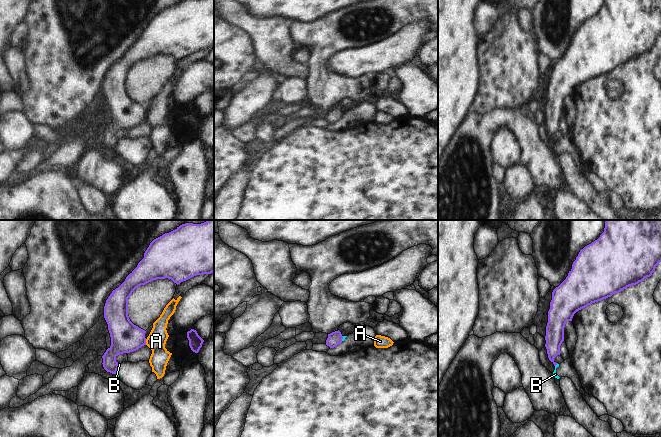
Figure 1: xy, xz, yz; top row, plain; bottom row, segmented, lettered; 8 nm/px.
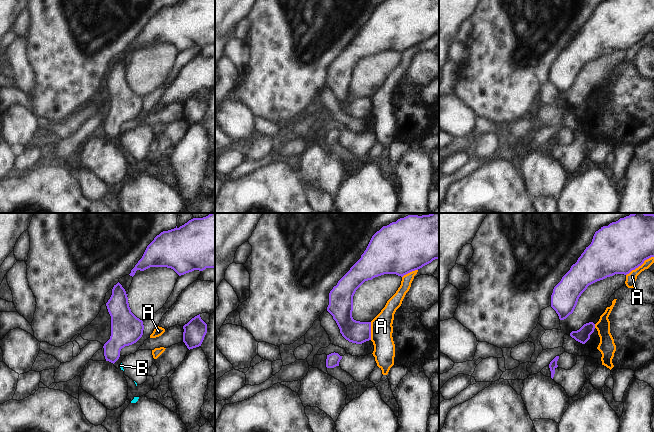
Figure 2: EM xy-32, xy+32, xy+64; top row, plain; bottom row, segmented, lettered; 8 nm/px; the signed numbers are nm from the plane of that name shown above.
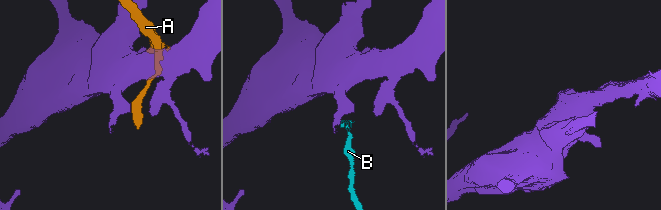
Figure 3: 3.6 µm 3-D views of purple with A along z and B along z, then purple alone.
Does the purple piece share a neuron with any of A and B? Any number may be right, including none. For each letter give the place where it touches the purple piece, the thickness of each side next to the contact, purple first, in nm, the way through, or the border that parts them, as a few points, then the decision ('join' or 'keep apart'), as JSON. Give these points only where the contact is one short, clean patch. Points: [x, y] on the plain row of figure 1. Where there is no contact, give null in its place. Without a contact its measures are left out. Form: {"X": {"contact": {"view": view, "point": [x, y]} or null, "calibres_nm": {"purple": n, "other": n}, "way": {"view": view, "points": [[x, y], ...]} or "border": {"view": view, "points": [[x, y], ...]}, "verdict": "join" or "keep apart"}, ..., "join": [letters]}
{"A": {"contact": {"view": "xy", "point": [145, 118]}, "calibres_nm": {"purple": 240, "other": 150}, "verdict": "keep apart"}, "B": {"contact": {"view": "xz", "point": [342, 114]}, "calibres_nm": {"purple": 110, "other": 20}, "border": {"view": "xz", "points": [[343, 112], [341, 116]]}, "verdict": "keep apart"}, "join": []}

